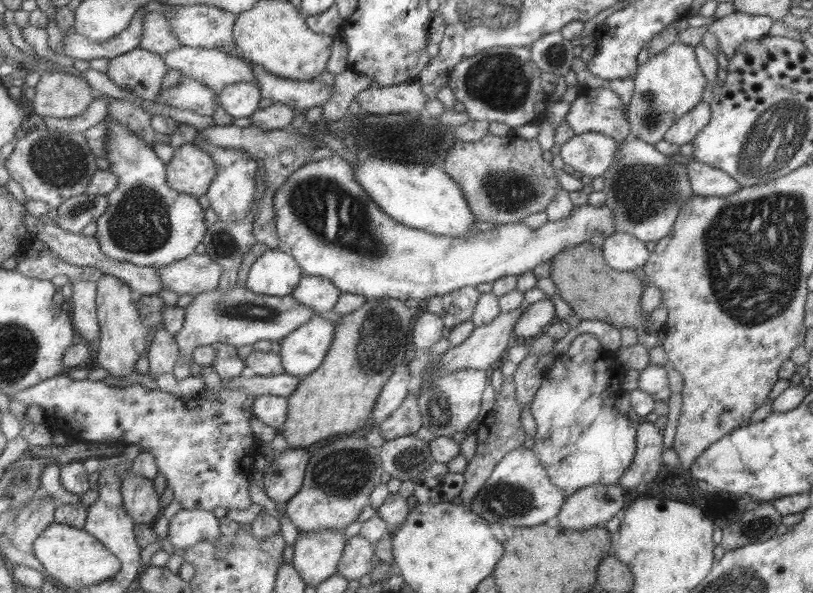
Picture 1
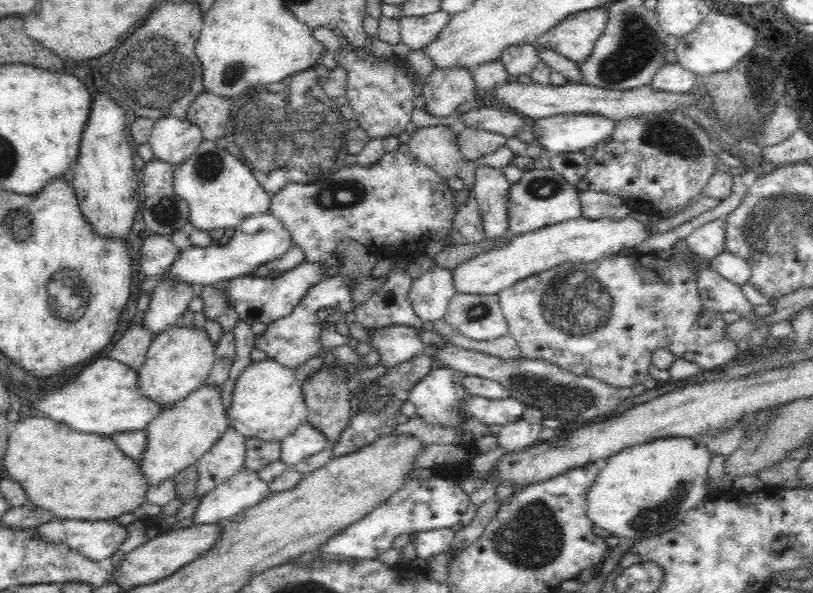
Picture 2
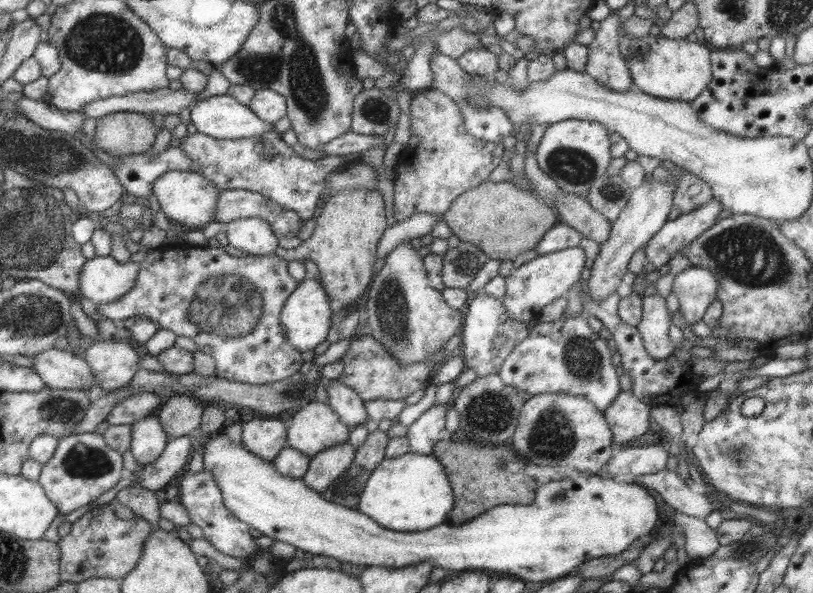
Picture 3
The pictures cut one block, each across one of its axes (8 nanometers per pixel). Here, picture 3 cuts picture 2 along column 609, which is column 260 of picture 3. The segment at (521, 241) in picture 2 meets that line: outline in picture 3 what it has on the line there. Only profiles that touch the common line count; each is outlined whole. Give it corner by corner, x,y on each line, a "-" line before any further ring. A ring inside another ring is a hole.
241,218
226,224
226,238
231,246
248,255
263,256
277,249
277,237
267,222
259,218

